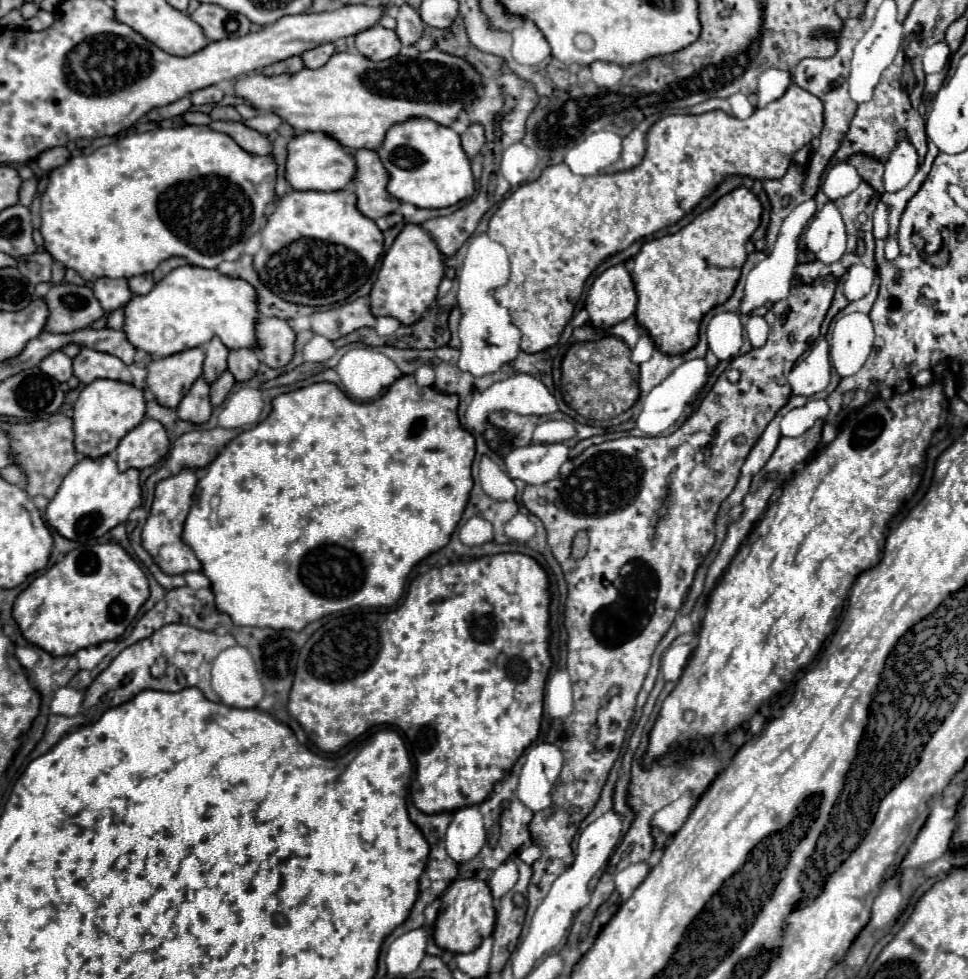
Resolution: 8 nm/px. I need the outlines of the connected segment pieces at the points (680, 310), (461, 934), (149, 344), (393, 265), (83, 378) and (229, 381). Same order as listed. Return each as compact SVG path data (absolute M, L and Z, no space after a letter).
M739 187L721 197L709 211L675 235L647 241L635 257L633 285L639 297L635 319L665 355L681 355L699 341L699 323L707 311L723 305L741 275L747 259L747 241L761 221L757 195Z
M455 879L449 885L449 891L441 895L441 909L433 927L433 941L443 951L451 953L471 953L475 951L485 937L491 935L495 927L495 905L491 891L485 881L479 879Z
M183 265L173 269L163 281L159 281L149 295L133 297L125 305L125 327L127 339L135 349L143 349L153 357L169 357L185 349L201 347L213 337L219 337L227 349L255 349L257 345L257 289L245 279L235 279L219 273L217 269L205 269L195 265Z
M405 225L387 255L383 257L377 283L371 291L371 313L375 317L387 315L401 321L401 325L413 325L435 301L437 287L445 275L443 255L433 239L419 225Z
M81 347L81 353L73 359L73 373L81 383L91 383L95 379L113 379L121 383L131 383L133 377L129 367L109 353L97 353Z
M225 371L225 373L211 385L211 393L209 393L211 405L213 405L213 407L221 405L221 403L225 401L225 397L229 395L229 391L233 389L233 385L235 385L233 375L229 375L229 371Z

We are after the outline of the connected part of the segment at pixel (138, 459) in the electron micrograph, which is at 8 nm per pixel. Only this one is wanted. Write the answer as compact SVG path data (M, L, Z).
M143 419L133 431L129 431L115 449L115 461L119 471L145 469L159 463L169 451L169 439L161 423L155 419Z

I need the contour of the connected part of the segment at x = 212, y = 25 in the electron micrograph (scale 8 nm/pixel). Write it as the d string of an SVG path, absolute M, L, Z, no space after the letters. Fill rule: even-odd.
M201 5L201 7L191 15L191 19L205 29L205 35L207 35L209 41L227 39L225 21L229 19L229 11L221 9L219 5Z

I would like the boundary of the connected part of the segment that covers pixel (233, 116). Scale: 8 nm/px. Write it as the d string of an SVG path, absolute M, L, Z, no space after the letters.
M217 105L211 109L211 119L213 121L219 121L219 119L225 119L225 121L241 121L241 115L237 113L237 109L233 105Z

